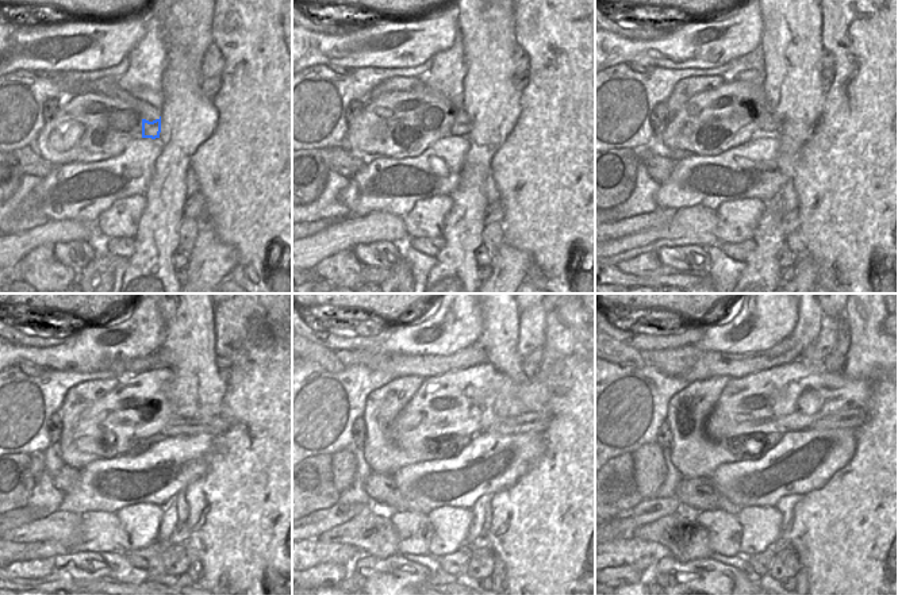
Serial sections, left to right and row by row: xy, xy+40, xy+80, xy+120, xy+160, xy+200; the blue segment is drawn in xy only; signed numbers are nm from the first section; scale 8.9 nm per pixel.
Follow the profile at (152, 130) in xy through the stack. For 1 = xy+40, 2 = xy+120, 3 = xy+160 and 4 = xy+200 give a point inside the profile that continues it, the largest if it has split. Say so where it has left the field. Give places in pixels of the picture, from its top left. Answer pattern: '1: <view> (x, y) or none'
1: xy+40 (463, 126)
2: xy+120 (214, 426)
3: xy+160 (538, 421)
4: xy+200 (854, 418)

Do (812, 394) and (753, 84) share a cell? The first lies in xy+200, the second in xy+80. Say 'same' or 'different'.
same

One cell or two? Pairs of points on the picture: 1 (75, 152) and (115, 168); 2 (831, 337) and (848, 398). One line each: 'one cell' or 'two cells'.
1: two cells
2: two cells

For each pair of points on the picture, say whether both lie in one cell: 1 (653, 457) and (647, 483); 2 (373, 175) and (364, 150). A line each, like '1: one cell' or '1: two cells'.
1: one cell
2: two cells

